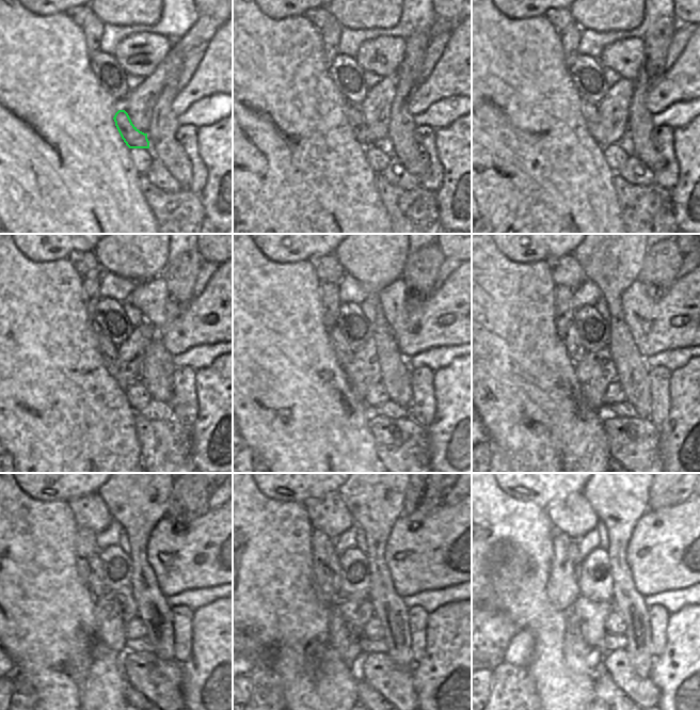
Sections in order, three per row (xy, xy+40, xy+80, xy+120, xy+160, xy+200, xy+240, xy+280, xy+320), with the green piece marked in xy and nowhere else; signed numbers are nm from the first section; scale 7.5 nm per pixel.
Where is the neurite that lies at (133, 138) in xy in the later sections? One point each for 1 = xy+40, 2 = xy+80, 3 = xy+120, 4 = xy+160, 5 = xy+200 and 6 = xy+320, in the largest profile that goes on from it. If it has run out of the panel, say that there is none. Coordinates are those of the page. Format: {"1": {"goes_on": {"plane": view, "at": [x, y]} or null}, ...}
{"1": {"goes_on": {"plane": "xy+40", "at": [355, 119]}}, "2": {"goes_on": {"plane": "xy+80", "at": [589, 110]}}, "3": {"goes_on": {"plane": "xy+120", "at": [108, 350]}}, "4": {"goes_on": {"plane": "xy+160", "at": [344, 353]}}, "5": {"goes_on": {"plane": "xy+200", "at": [576, 351]}}, "6": {"goes_on": {"plane": "xy+320", "at": [573, 549]}}}

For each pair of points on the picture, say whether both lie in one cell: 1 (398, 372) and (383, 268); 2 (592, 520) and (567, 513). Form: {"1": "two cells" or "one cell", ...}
{"1": "one cell", "2": "one cell"}

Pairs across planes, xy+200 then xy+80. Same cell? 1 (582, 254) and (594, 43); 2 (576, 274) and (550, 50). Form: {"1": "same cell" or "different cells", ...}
{"1": "different cells", "2": "different cells"}

